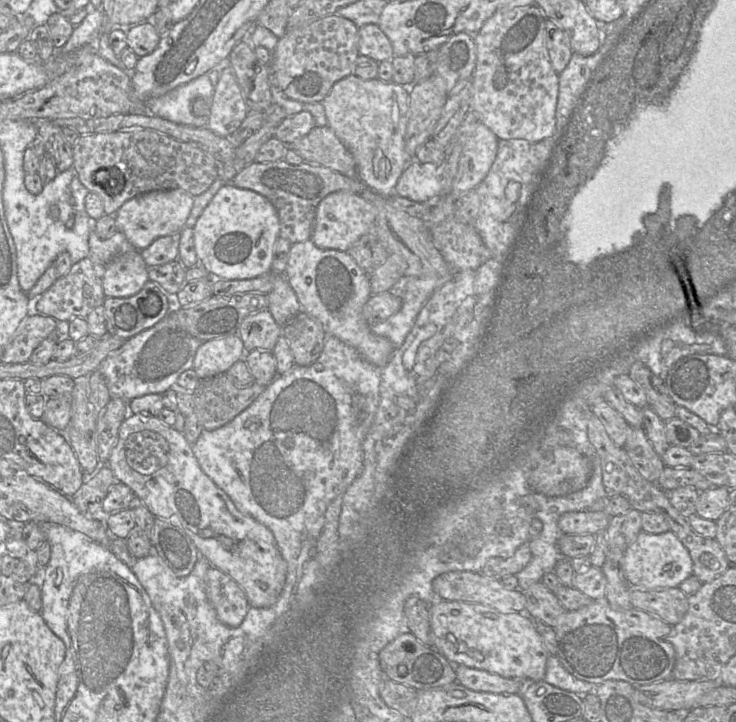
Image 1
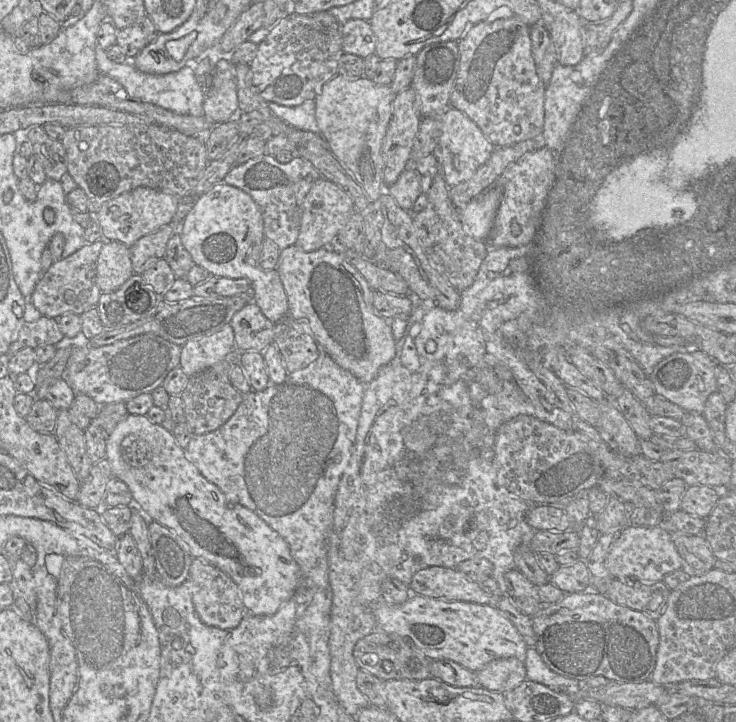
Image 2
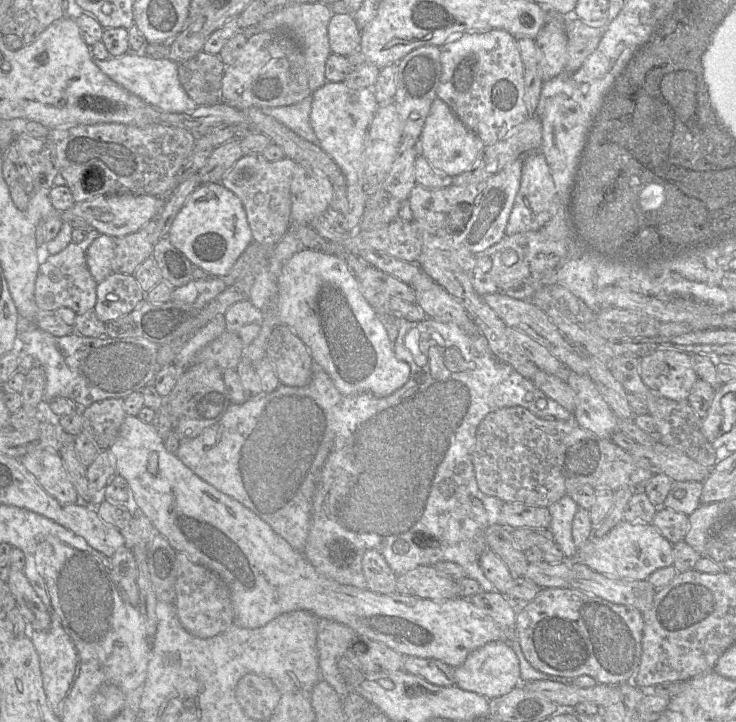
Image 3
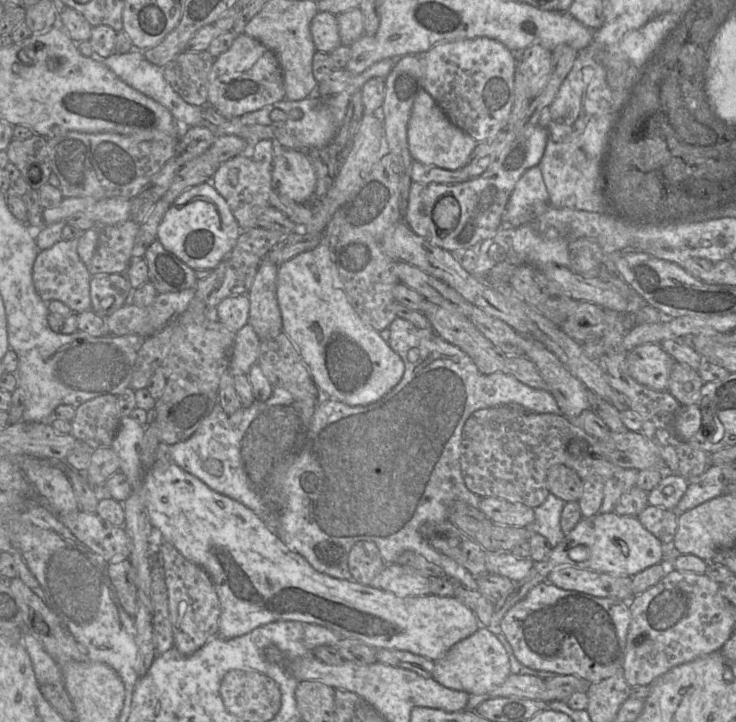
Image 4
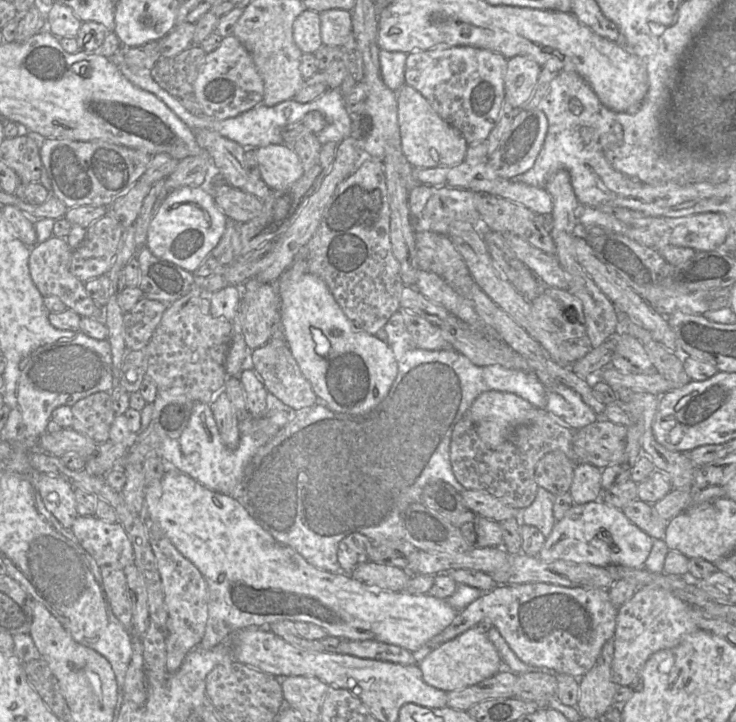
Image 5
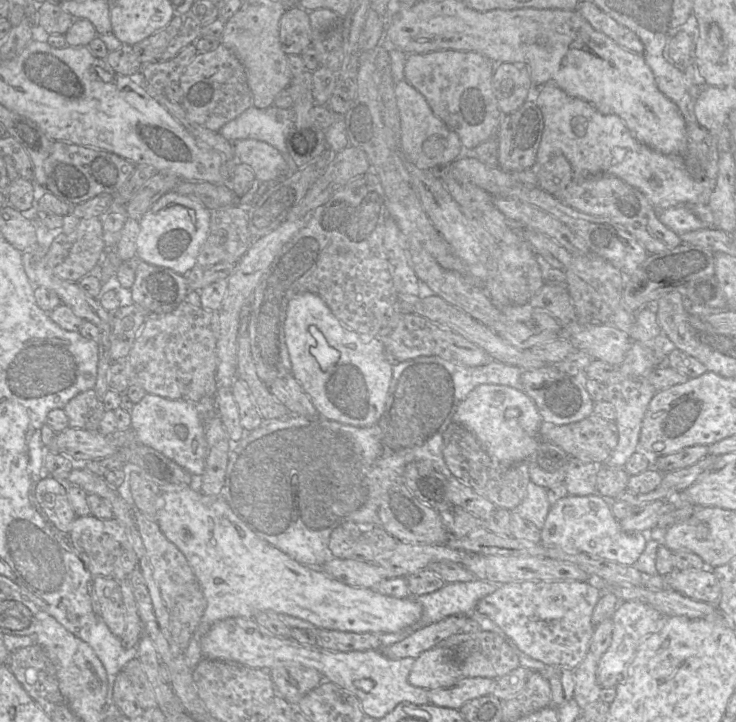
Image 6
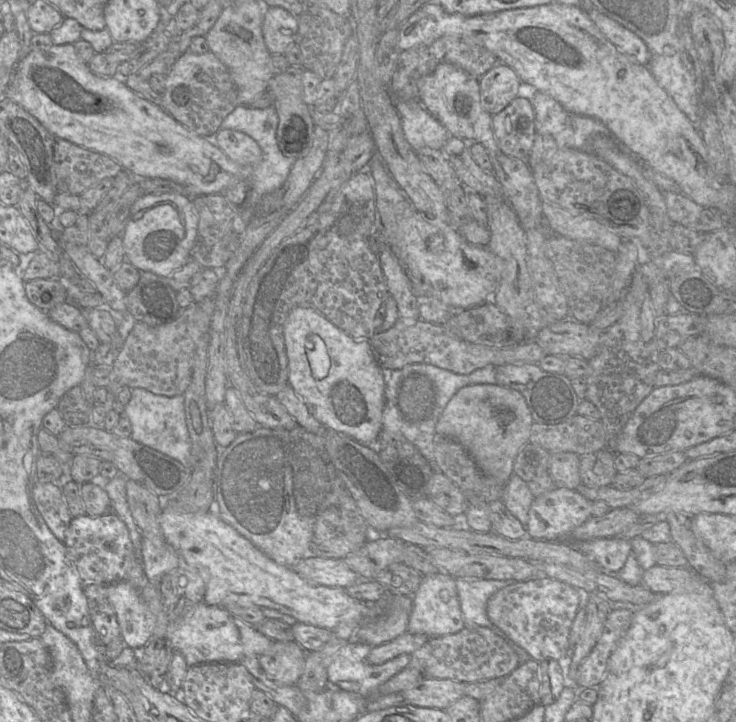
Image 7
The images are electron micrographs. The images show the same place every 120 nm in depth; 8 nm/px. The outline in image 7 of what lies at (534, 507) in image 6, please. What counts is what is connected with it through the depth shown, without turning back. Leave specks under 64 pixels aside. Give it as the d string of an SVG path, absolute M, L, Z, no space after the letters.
M513 474L504 485L501 501L522 525L526 527L529 520L529 509L534 498L527 482Z

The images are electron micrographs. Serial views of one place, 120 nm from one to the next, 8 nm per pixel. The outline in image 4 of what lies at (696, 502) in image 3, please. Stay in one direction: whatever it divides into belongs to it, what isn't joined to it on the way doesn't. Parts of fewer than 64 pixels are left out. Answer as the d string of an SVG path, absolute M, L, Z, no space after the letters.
M667 472L660 483L647 493L648 504L673 510L686 492L688 485L689 481L684 477Z

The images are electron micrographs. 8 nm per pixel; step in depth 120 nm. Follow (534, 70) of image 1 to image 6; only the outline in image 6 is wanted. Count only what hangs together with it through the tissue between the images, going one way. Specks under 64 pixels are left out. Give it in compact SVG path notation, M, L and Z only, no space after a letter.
M438 50L423 54L408 54L404 74L405 79L426 99L433 113L459 136L465 152L471 152L482 142L497 137L503 117L492 88L495 64L486 56L473 51Z

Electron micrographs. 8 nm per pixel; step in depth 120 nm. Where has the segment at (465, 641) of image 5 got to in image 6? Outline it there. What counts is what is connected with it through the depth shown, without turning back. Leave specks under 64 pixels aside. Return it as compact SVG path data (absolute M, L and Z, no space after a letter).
M442 646L421 653L414 661L408 682L426 690L449 687L462 677L451 652Z

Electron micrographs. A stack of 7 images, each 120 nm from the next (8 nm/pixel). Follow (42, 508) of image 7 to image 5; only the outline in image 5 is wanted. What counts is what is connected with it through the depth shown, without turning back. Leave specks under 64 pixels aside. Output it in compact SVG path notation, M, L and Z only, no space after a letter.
M42 474L38 491L46 509L67 529L78 517L74 489L63 479Z

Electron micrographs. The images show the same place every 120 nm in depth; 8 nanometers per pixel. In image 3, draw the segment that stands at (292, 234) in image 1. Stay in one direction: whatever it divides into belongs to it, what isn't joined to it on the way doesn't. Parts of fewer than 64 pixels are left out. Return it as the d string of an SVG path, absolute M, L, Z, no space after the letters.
M249 154L236 161L220 180L224 187L241 200L253 240L264 247L273 248L293 224L290 186L298 165L288 157L279 161L268 161L261 154Z

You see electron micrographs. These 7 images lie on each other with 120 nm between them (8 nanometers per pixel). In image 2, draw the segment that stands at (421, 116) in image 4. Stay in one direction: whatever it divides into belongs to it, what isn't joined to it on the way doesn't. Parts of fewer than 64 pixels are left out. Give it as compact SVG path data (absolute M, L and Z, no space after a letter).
M449 106L441 116L442 134L434 150L439 171L444 176L448 188L469 180L489 159L495 149L477 124L462 111Z

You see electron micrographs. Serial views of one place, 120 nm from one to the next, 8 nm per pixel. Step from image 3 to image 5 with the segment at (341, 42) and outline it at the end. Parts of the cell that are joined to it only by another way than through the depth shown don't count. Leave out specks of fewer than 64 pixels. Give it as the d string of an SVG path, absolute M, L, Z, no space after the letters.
M306 9L293 23L293 38L303 53L313 54L322 45L320 15Z

